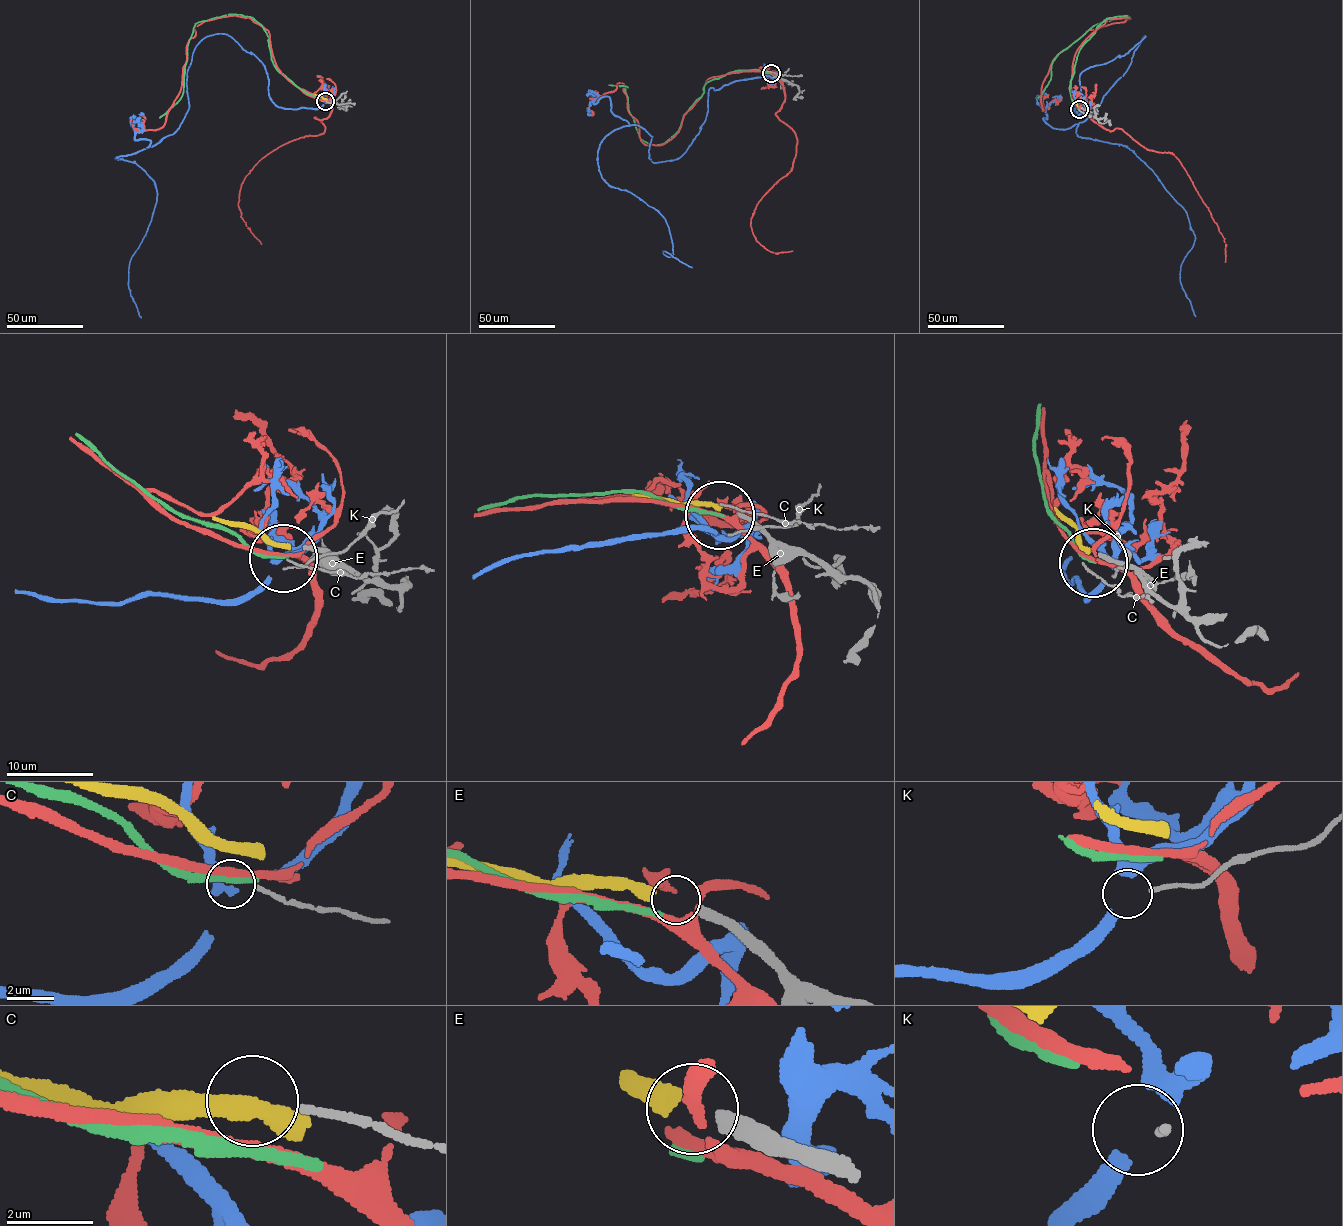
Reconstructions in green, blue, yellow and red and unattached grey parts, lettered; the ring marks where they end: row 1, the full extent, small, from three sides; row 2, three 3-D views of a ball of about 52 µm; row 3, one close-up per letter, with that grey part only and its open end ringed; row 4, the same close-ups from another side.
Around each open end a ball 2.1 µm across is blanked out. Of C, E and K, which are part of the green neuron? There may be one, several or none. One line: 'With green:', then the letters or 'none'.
With green: none

